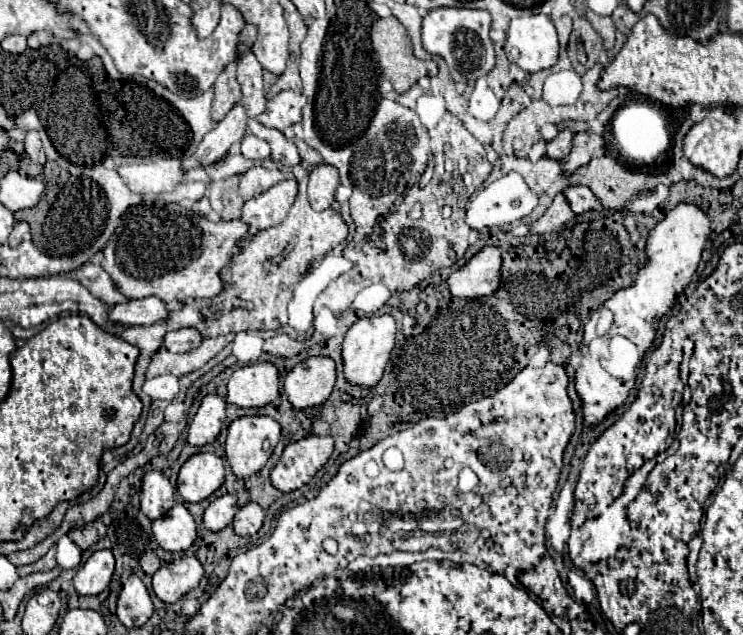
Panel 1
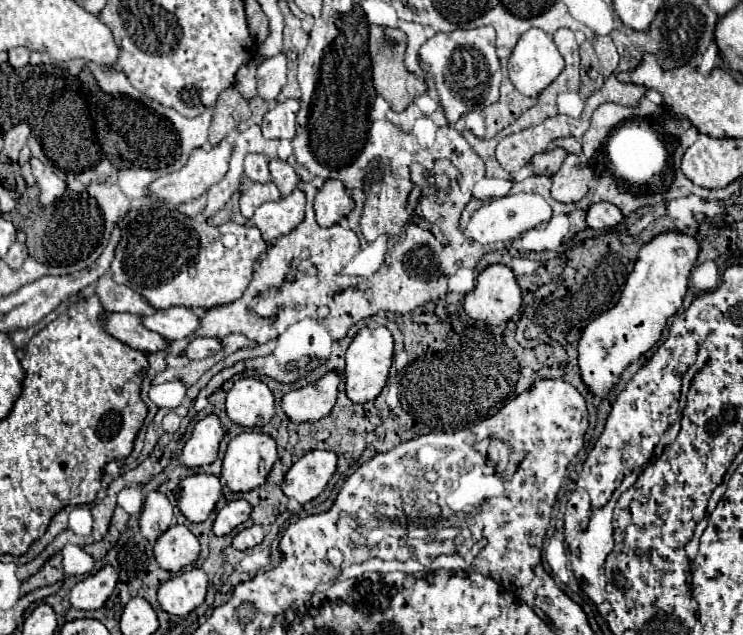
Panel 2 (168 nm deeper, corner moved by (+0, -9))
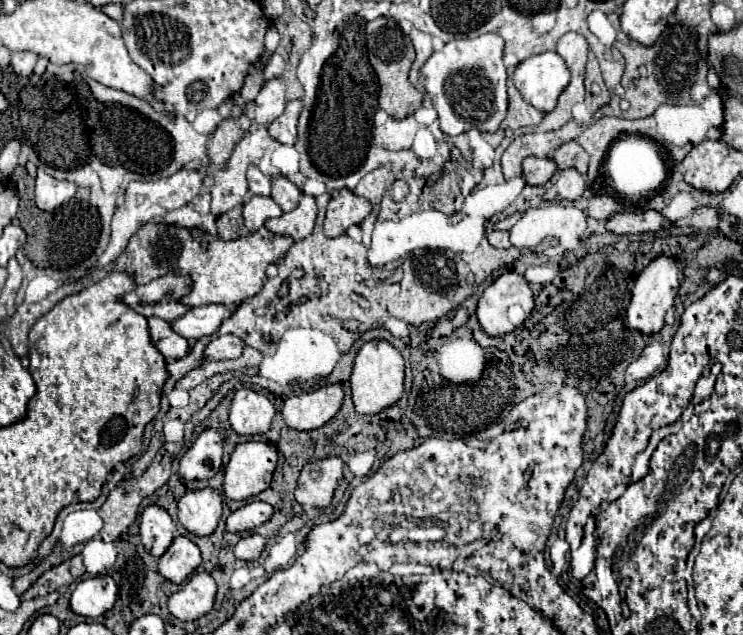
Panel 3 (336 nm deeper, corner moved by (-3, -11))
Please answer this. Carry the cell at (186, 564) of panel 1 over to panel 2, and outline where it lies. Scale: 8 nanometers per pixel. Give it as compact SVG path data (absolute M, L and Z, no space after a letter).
M187 566L169 582L159 586L157 598L165 612L187 616L203 604L207 596L207 576L197 566Z

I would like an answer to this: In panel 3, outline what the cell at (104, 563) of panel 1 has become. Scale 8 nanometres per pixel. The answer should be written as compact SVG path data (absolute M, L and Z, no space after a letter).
M96 576L78 582L72 592L70 606L76 614L86 618L102 616L104 612L112 610L118 596L118 586L112 576Z

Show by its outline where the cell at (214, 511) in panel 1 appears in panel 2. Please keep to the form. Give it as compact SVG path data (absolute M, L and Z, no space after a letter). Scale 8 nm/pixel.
M247 500L229 502L225 508L221 508L217 512L217 518L213 522L213 534L217 534L217 536L229 534L231 530L235 530L243 522L247 522L249 514L251 514L251 504Z

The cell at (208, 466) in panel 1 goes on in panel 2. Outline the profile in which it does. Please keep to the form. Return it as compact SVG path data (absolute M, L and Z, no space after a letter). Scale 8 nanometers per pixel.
M193 474L179 484L177 508L189 522L205 522L221 496L221 482L211 474Z

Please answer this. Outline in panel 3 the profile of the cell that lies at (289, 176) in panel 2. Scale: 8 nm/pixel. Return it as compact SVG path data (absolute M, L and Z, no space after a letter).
M274 176L272 178L272 198L278 202L282 212L296 208L300 194L302 194L300 188L296 184L292 184L286 176Z

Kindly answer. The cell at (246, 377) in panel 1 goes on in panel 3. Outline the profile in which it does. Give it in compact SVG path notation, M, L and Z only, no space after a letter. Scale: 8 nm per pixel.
M240 388L234 392L230 404L230 424L240 436L254 436L268 432L276 410L272 402L250 388Z

